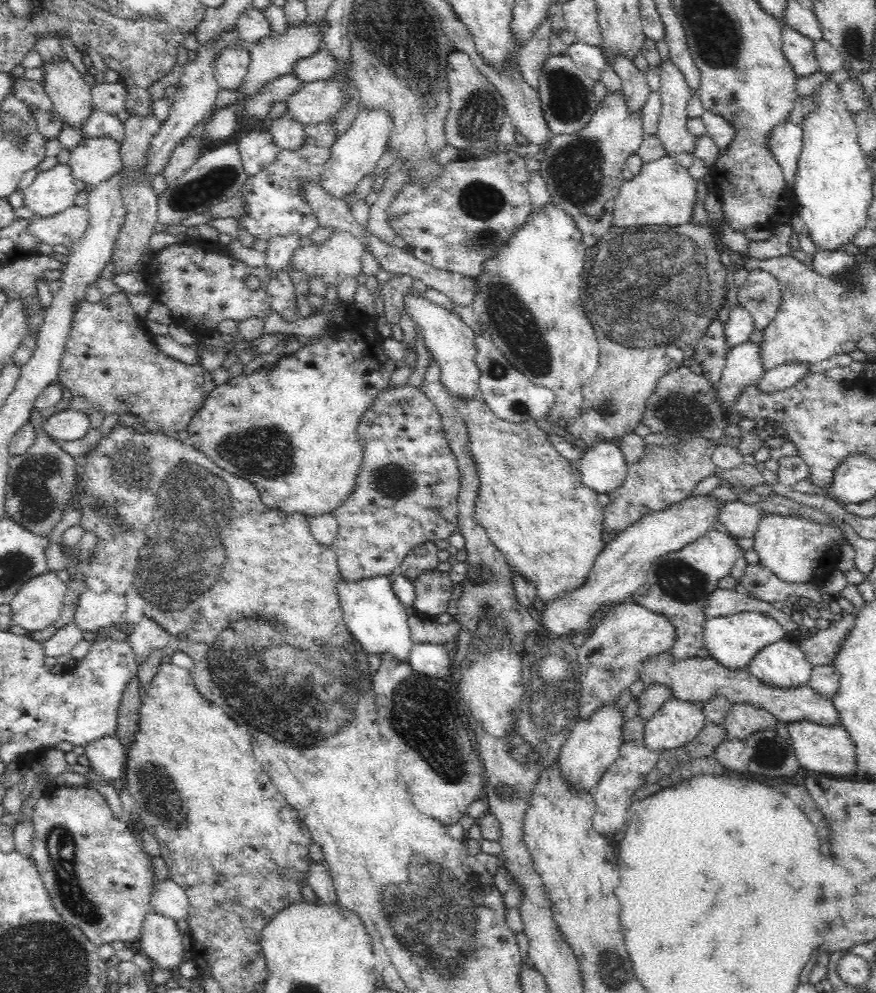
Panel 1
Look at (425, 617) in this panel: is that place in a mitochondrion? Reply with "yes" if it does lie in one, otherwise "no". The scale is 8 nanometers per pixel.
no

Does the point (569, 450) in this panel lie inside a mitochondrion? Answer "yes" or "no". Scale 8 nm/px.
no

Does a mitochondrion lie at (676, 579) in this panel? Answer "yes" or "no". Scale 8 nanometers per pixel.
yes

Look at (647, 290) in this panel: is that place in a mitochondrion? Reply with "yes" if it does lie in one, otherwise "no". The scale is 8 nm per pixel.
yes

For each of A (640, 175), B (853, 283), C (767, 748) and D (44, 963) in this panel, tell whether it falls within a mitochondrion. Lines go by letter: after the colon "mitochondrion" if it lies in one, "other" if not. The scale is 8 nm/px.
A: other
B: mitochondrion
C: mitochondrion
D: mitochondrion

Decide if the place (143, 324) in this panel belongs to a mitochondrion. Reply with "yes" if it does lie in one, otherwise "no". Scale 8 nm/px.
no

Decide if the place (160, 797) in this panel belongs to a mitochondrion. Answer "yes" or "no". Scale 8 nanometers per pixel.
yes

